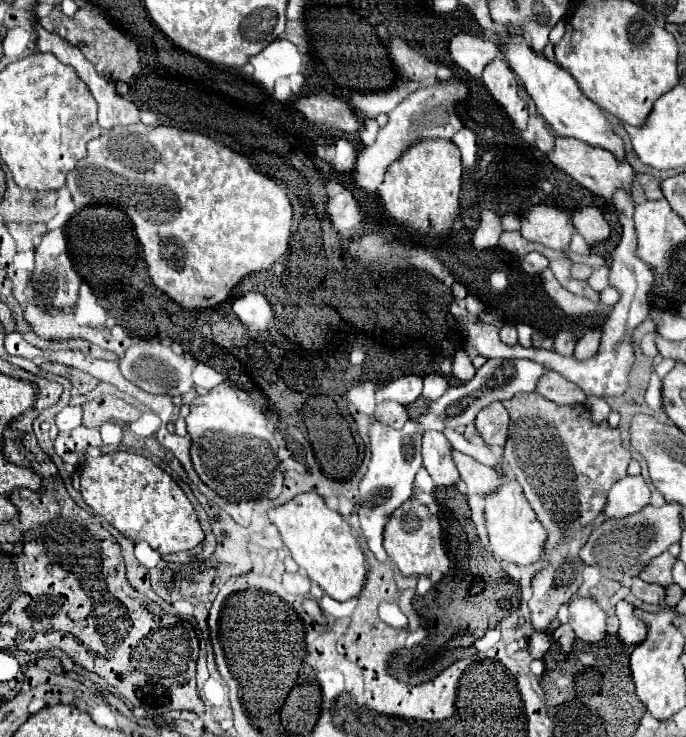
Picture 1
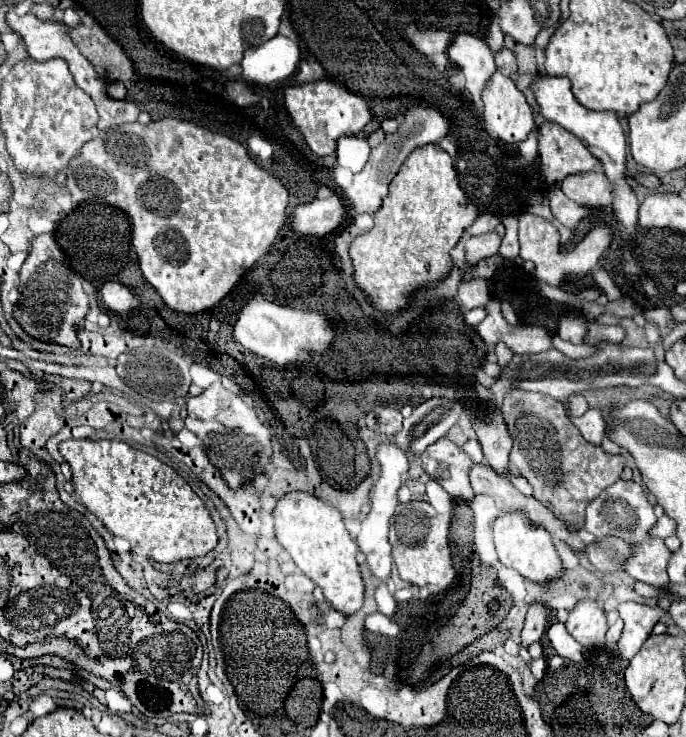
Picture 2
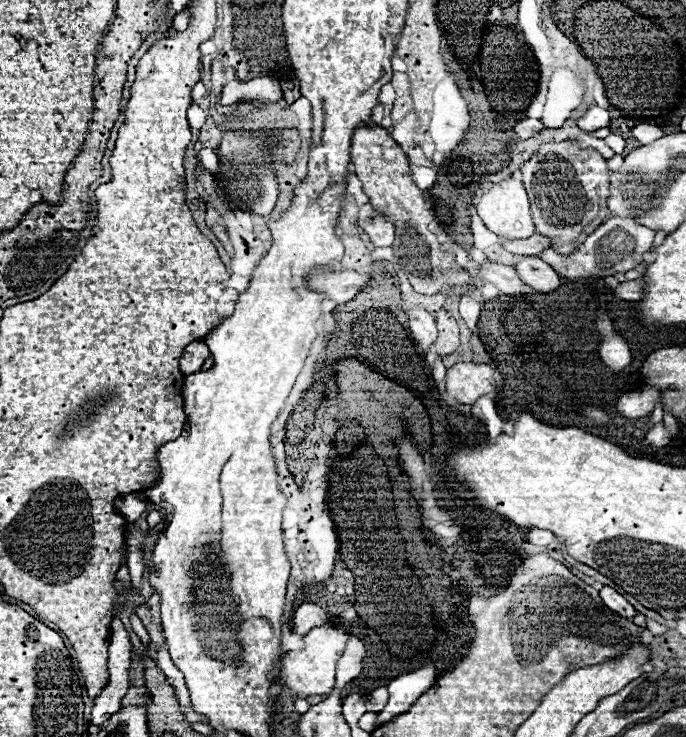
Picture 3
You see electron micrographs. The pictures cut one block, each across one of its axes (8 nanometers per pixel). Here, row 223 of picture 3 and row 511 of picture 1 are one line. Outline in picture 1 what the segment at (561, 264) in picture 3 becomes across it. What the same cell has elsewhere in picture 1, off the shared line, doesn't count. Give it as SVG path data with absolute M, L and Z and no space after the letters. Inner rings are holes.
M640 474L626 476L610 490L604 514L608 518L624 518L628 514L638 512L646 504L650 504L650 490L646 480Z

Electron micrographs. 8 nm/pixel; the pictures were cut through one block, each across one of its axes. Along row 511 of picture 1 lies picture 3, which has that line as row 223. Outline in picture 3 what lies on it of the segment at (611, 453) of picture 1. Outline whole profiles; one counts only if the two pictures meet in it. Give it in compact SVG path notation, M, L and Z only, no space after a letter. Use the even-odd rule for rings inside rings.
M552 140L542 142L538 152L522 164L522 182L526 186L528 198L530 198L530 212L534 220L534 228L538 234L550 238L550 248L558 254L572 254L574 248L578 248L590 232L594 232L600 224L604 224L610 218L610 212L606 208L608 196L610 196L610 170L606 164L606 158L600 156L594 148L580 148L576 140Z

